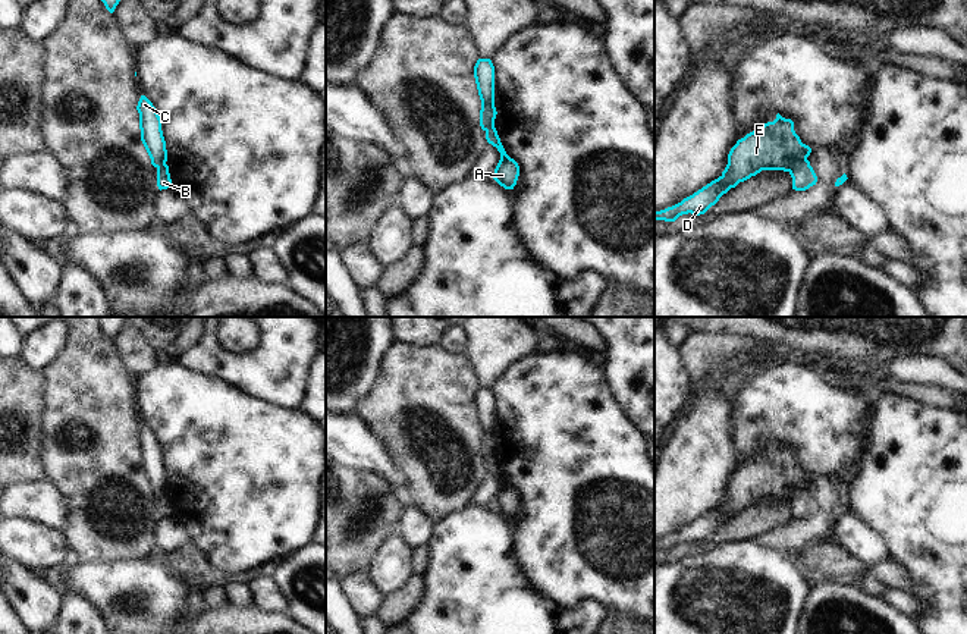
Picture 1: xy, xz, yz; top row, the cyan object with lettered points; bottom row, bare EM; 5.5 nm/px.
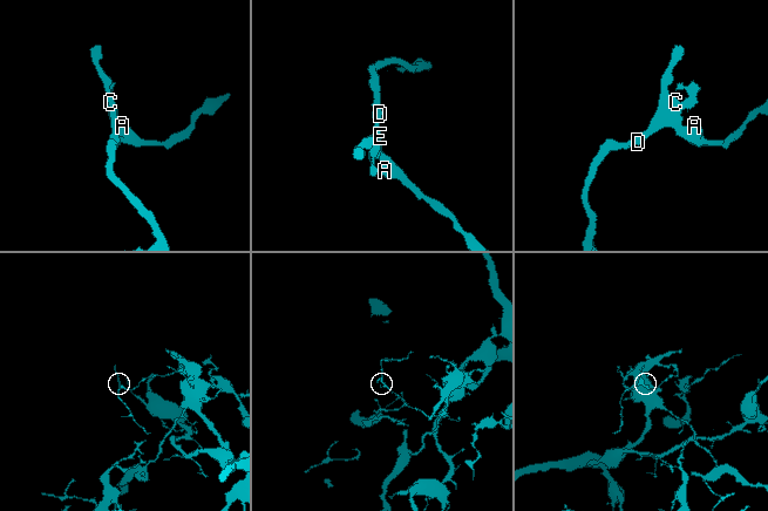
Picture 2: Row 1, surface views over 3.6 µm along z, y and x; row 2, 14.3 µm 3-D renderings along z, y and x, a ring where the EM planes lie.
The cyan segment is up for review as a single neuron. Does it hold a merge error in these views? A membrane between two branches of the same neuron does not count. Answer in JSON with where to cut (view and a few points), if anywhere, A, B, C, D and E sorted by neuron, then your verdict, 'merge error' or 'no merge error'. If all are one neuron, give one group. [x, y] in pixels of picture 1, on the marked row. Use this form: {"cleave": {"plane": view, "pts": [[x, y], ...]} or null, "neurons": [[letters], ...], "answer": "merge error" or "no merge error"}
{"cleave": {"plane": "yz", "pts": [[806, 157], [788, 170]]}, "neurons": [["A", "B"], ["C", "D", "E"]], "answer": "merge error"}

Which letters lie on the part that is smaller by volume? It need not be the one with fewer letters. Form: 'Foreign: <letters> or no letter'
Foreign: C, D, E

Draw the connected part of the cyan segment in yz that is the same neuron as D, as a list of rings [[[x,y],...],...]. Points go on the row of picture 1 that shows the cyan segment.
[[[779,113],[773,122],[759,125],[753,132],[738,139],[728,154],[728,164],[722,175],[684,198],[681,203],[654,211],[654,222],[675,222],[682,214],[704,214],[719,198],[740,182],[756,176],[762,170],[784,170],[811,153],[794,131],[794,122]]]

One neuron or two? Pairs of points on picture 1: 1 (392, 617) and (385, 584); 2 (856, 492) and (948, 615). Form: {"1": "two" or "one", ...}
{"1": "two", "2": "one"}

